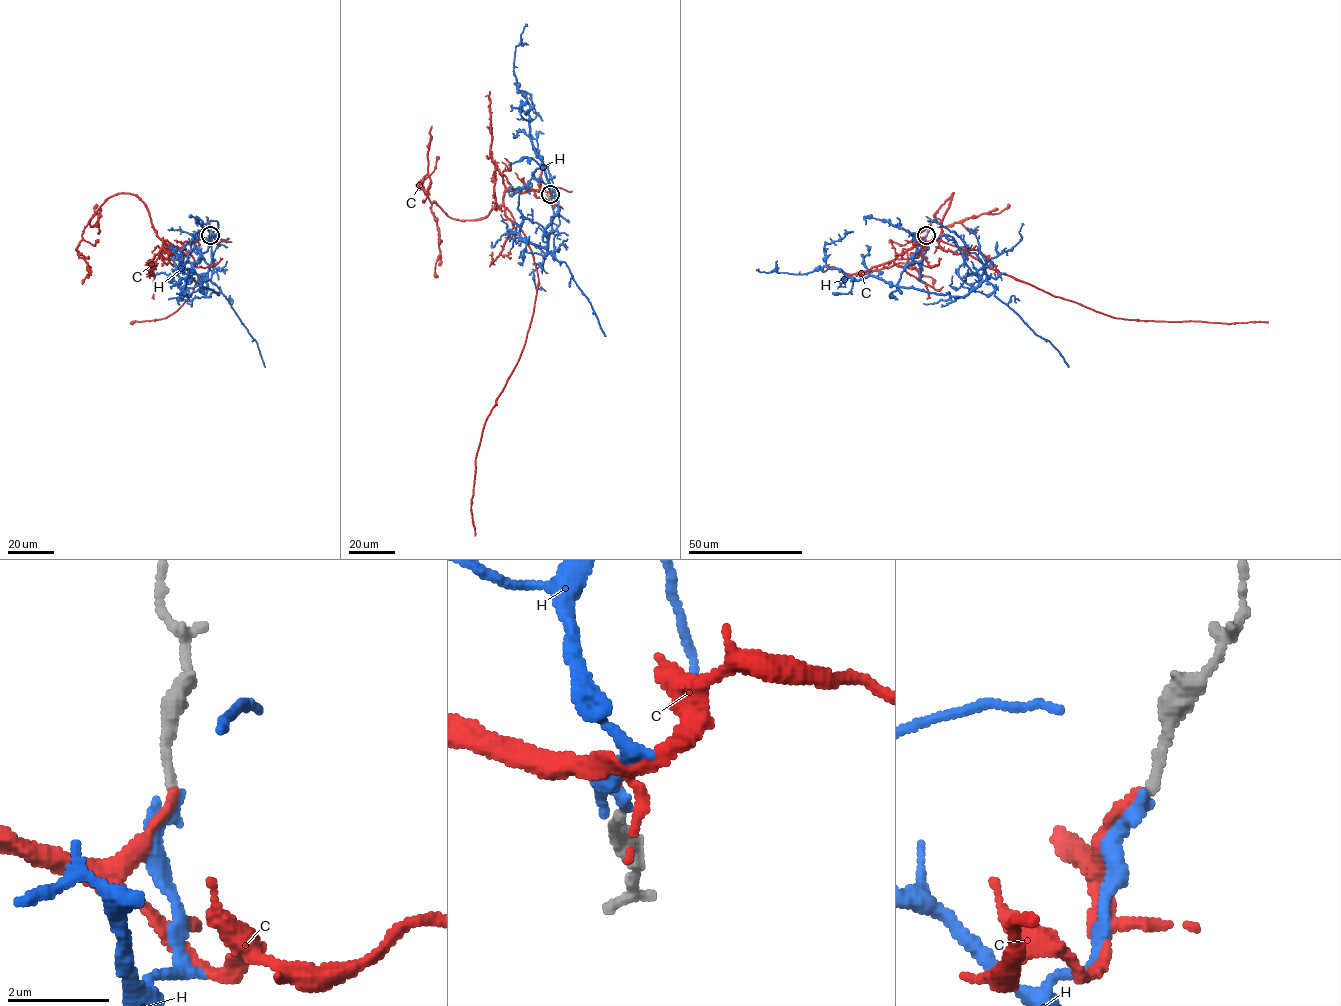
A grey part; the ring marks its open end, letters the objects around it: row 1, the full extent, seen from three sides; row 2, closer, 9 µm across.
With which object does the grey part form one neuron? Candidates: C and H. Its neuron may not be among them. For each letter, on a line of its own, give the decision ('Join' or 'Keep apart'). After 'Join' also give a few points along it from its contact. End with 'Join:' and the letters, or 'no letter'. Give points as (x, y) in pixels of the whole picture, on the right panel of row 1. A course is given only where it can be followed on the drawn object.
C: Join. Its course: (926, 235), (922, 237), (924, 247), (921, 244), (925, 241), (942, 240), (990, 268), (1115, 318), (1268, 322)
H: Keep apart
Join: C

